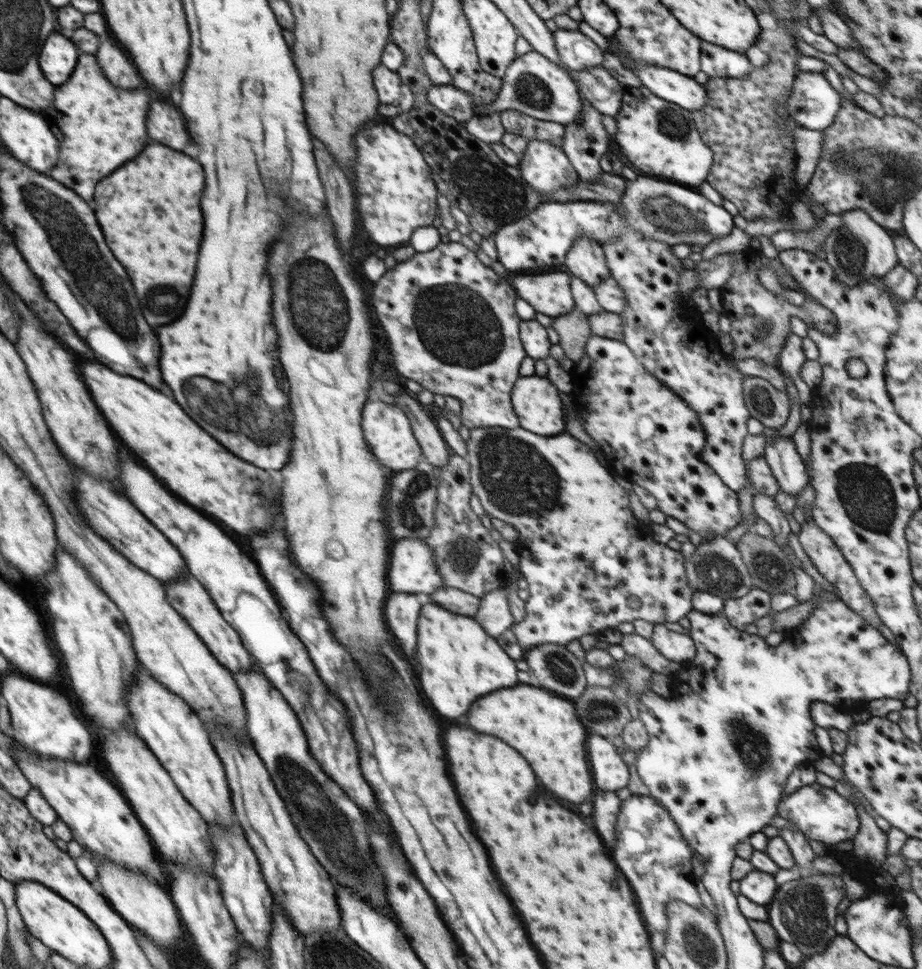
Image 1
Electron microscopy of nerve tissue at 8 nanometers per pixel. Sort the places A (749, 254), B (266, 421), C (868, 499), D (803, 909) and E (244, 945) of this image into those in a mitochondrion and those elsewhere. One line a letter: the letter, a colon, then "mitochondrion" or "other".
A: other
B: mitochondrion
C: mitochondrion
D: mitochondrion
E: other

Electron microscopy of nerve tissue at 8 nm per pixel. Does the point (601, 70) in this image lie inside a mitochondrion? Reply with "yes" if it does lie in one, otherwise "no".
no

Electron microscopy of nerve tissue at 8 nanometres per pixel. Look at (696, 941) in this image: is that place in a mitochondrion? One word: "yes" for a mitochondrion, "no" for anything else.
yes

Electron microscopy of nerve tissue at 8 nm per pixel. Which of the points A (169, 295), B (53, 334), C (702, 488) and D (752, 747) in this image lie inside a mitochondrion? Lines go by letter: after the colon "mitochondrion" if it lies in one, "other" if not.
A: mitochondrion
B: other
C: other
D: mitochondrion

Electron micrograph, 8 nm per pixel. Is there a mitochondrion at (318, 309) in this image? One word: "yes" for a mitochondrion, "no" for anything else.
yes

